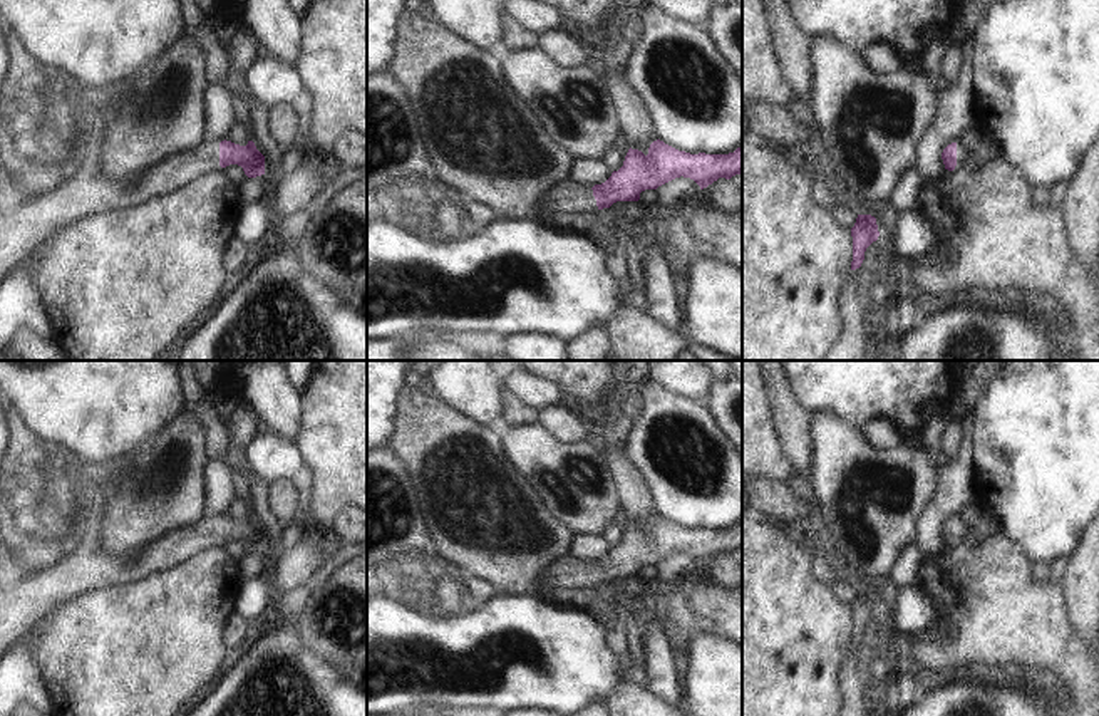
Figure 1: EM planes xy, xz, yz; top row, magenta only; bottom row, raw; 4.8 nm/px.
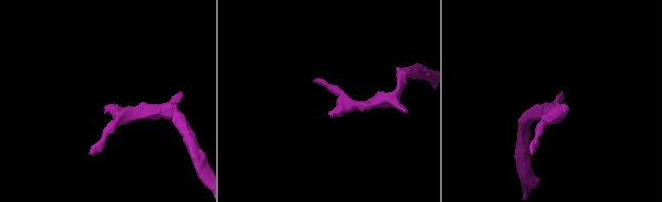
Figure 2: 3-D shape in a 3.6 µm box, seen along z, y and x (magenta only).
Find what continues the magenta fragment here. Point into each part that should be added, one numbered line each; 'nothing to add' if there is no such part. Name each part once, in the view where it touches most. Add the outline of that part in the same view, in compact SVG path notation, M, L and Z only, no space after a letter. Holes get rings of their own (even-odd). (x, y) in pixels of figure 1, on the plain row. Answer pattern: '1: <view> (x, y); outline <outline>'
1: yz (962, 530); outline M958 516L957 518L957 542L955 542L955 545L962 543L965 540L965 537L968 535L968 532L970 530L963 523L963 520Z

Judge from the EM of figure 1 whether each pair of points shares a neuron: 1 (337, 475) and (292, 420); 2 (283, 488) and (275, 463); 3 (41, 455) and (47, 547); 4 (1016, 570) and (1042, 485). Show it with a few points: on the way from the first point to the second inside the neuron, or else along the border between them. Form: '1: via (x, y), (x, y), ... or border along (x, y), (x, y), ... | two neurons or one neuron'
1: border along (305, 393), (305, 426), (297, 441) | two neurons
2: border along (268, 485), (292, 480), (300, 492), (304, 510) | two neurons
3: via (41, 478), (46, 488), (46, 524) | one neuron
4: border along (1000, 534), (1021, 550), (1031, 567) | two neurons

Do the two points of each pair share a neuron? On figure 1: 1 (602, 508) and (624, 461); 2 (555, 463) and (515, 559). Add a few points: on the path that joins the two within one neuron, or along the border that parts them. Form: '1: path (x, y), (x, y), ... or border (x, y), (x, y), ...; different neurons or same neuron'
1: border (607, 450), (624, 508); different neurons
2: border (515, 465), (565, 525); different neurons

